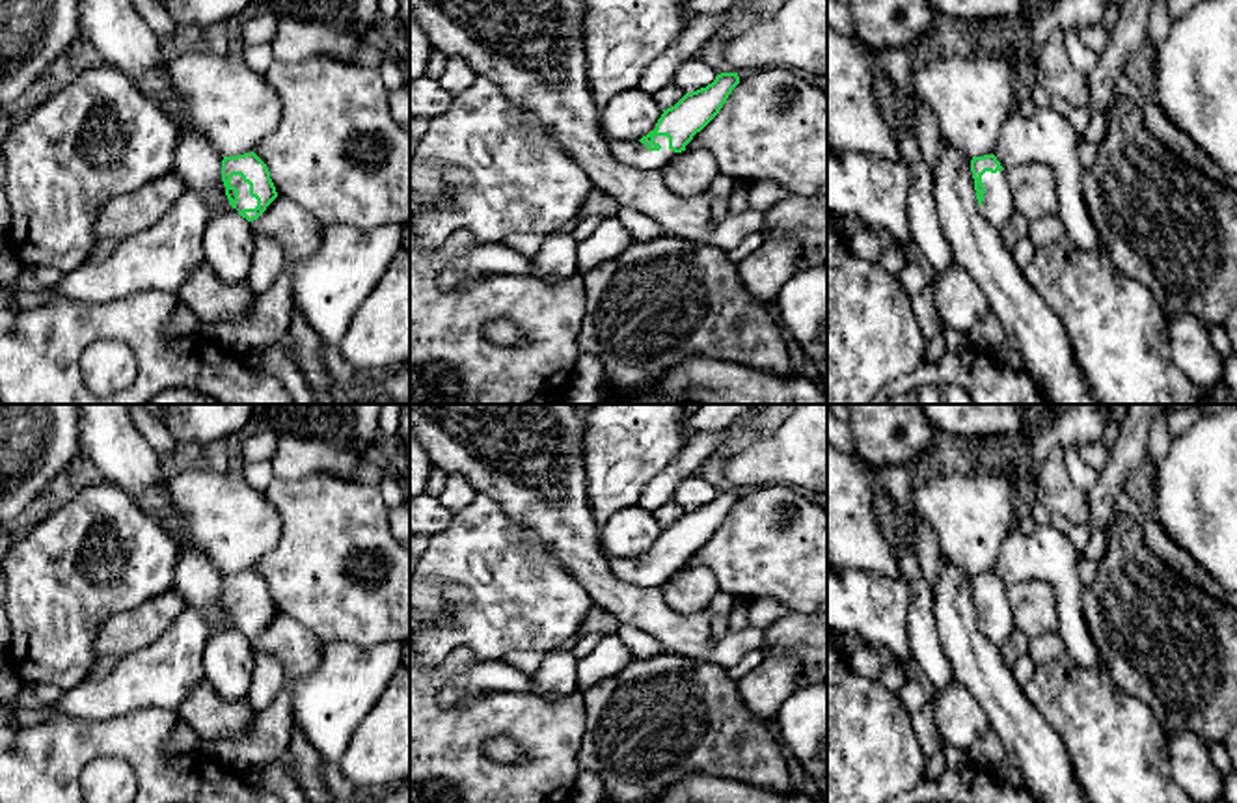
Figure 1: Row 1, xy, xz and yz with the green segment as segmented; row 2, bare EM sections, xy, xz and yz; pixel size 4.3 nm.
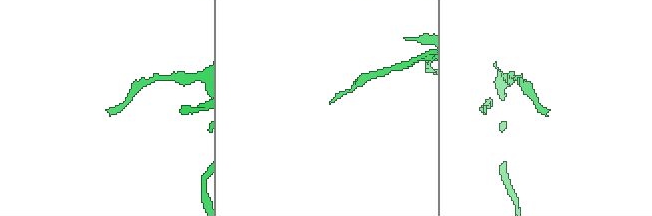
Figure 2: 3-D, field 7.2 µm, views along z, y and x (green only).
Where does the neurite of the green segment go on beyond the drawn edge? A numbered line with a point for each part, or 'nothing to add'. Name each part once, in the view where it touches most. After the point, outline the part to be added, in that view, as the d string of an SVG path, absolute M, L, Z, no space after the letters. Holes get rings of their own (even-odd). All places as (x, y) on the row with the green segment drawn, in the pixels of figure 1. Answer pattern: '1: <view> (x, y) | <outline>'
1: xy (244, 200) | M240 175L231 177L231 186L238 190L238 201L237 201L238 211L257 207L257 199L250 196L250 184L244 183Z

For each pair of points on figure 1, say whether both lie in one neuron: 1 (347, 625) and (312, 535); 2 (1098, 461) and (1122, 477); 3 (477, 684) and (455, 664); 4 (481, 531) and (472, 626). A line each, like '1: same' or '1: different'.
1: same
2: different
3: different
4: same

